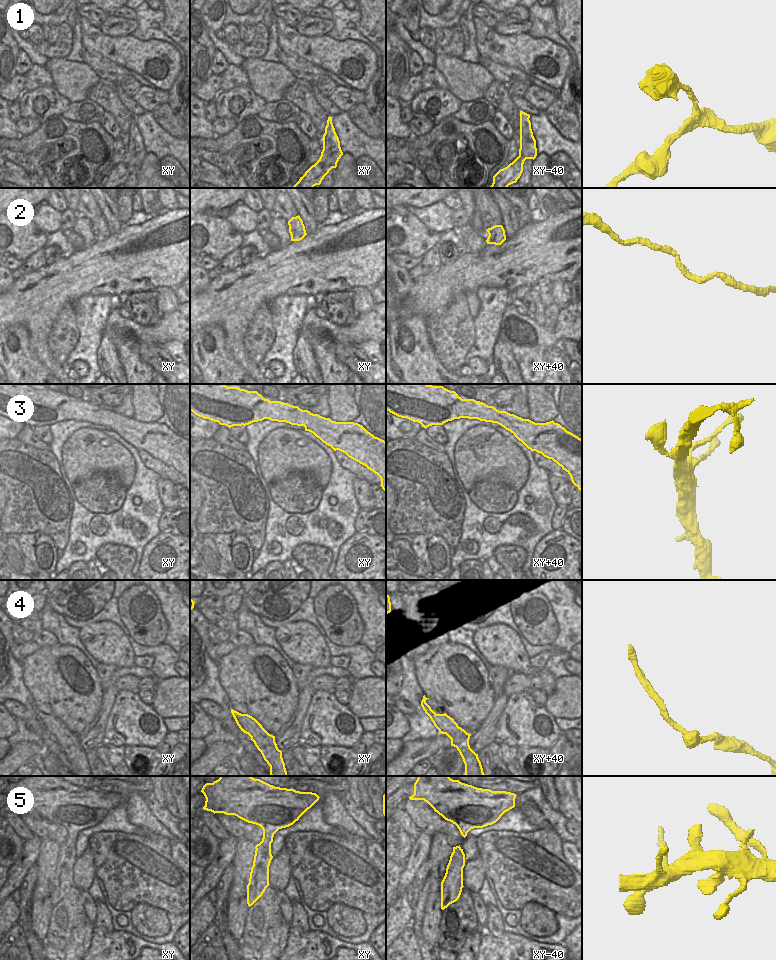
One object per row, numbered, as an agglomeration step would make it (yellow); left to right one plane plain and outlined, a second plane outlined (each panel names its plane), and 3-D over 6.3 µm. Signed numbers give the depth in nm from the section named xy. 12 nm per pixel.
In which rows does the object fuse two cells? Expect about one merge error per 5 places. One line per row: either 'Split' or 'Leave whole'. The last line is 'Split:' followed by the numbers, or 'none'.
1: Leave whole
2: Leave whole
3: Leave whole
4: Leave whole
5: Split
Split: 5

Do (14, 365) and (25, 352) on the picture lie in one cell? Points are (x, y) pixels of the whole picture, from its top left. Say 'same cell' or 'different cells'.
same cell

